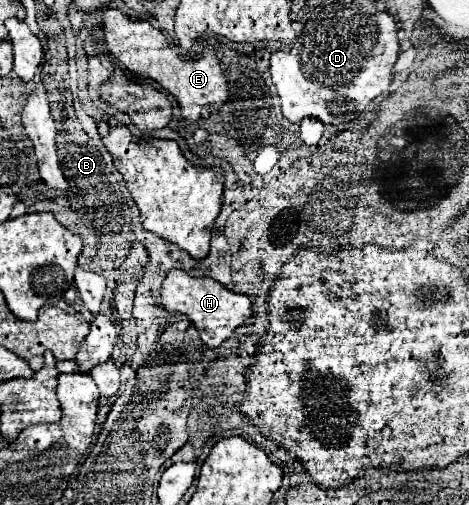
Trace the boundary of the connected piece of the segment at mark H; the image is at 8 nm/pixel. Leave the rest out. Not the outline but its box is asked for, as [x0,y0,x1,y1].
[160,269,252,347]

